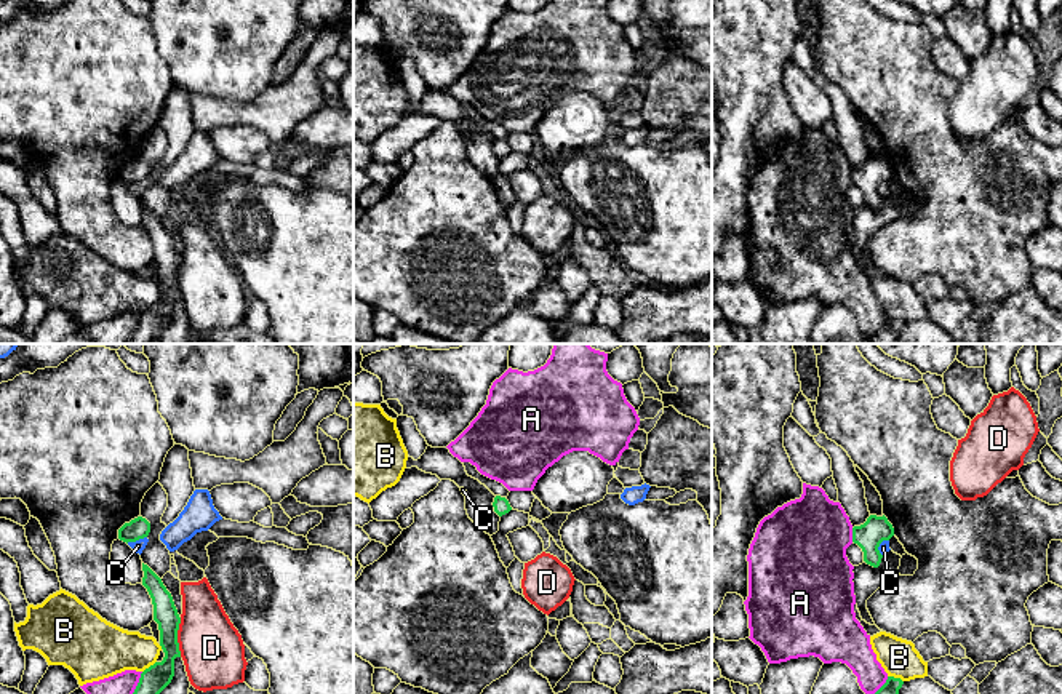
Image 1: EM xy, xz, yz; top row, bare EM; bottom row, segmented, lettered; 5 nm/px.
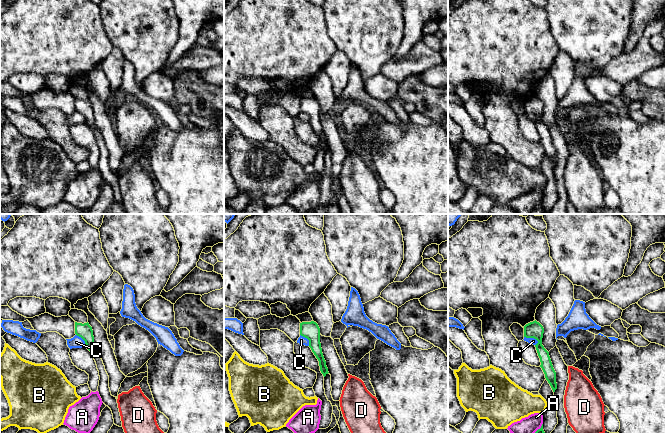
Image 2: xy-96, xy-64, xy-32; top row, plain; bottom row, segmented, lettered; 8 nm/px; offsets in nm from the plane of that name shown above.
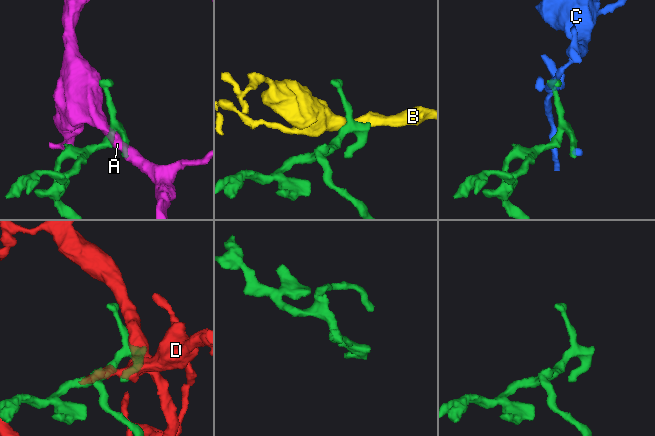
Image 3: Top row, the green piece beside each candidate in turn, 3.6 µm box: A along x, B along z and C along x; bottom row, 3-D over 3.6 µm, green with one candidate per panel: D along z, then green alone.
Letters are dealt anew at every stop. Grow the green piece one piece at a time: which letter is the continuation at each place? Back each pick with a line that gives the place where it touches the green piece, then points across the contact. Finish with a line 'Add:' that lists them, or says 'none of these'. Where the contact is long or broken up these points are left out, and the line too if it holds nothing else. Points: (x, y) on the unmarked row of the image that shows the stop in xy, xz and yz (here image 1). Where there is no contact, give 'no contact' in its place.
Add: none of these

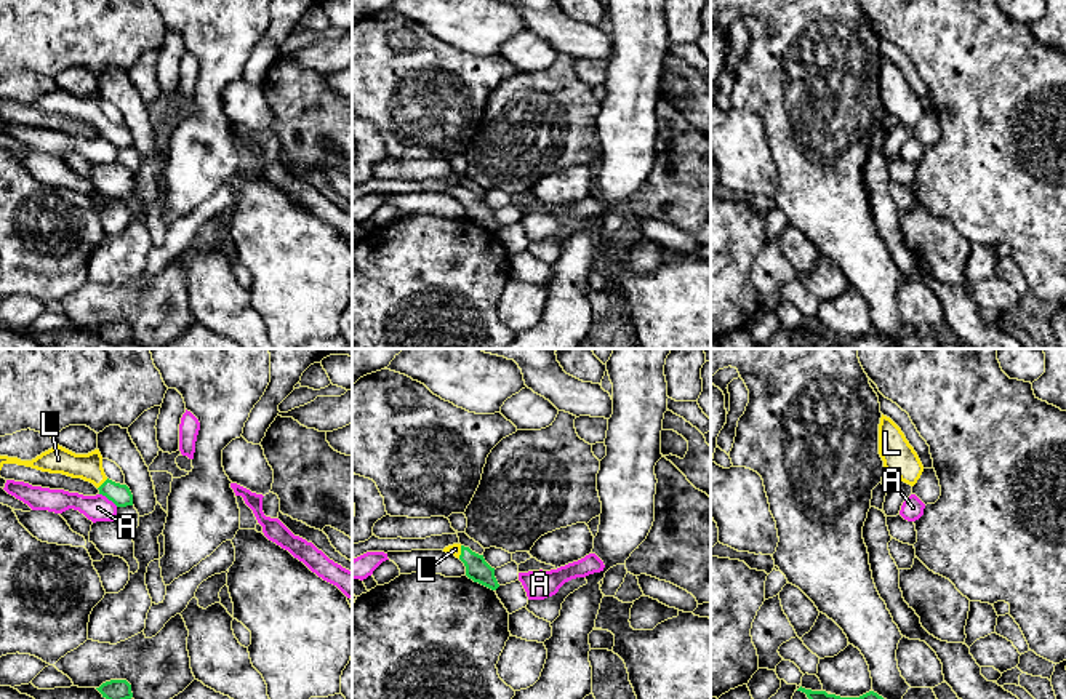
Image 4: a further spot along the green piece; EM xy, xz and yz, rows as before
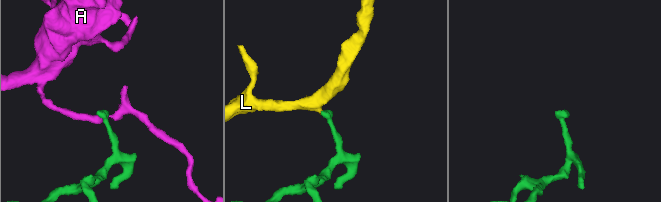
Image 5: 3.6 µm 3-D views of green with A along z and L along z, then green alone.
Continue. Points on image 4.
L: contact xz (461, 194); way xz (477, 211), (461, 194), (455, 191)
Add: L

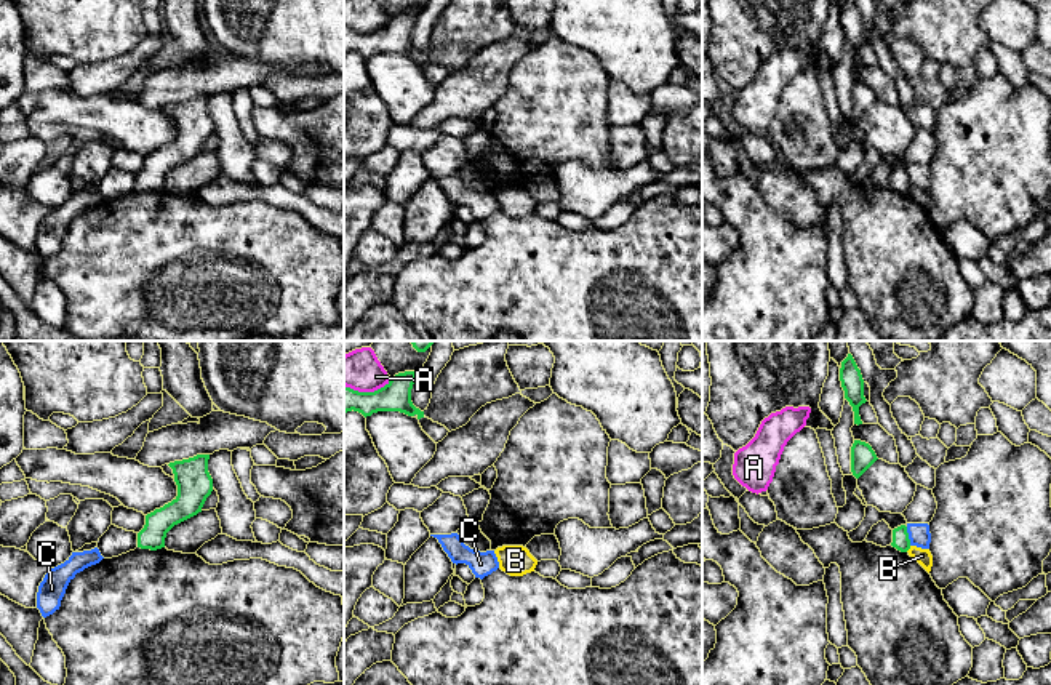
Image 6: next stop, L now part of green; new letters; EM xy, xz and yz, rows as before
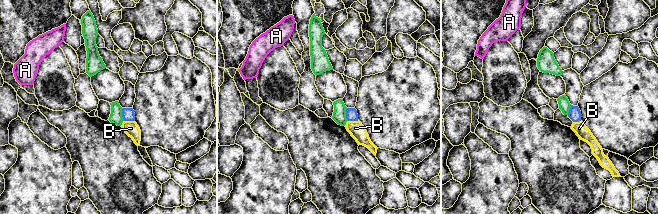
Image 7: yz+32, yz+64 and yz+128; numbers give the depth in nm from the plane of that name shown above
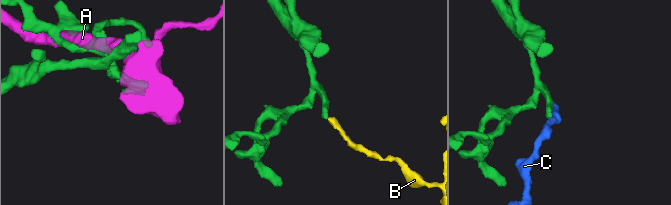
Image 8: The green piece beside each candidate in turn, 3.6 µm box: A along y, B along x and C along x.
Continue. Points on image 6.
Add: none of these

